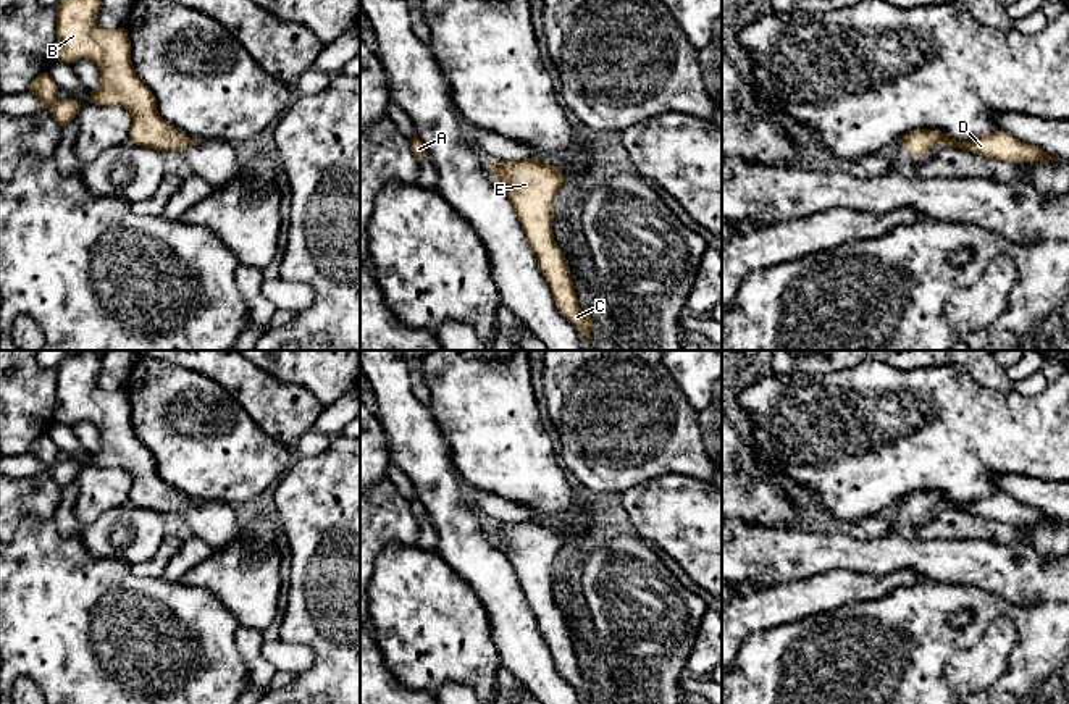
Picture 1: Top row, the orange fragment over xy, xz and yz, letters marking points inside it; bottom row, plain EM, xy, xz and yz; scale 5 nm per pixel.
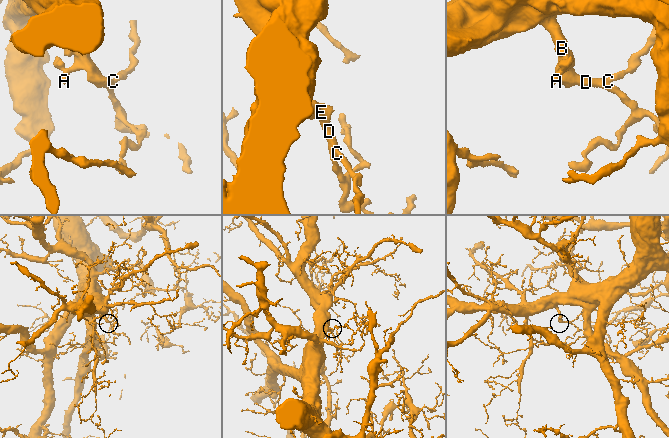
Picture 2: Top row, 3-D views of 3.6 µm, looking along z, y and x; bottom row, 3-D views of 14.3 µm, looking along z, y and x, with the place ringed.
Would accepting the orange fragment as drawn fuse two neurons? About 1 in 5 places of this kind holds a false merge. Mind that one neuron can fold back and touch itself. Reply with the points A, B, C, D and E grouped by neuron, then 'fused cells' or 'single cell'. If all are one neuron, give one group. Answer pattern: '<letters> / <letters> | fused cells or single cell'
A B C D E | single cell

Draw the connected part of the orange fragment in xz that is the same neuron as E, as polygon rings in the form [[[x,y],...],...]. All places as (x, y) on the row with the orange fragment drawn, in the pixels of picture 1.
[[[536,157],[515,161],[494,160],[493,174],[514,205],[539,270],[552,291],[555,307],[576,331],[588,336],[591,344],[593,320],[578,305],[568,262],[552,234],[552,200],[568,182],[562,178],[562,166],[552,170]]]

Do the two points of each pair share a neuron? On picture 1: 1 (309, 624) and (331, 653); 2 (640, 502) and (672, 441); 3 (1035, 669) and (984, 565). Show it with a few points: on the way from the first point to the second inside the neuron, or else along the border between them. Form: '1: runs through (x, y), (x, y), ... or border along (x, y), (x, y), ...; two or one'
1: runs through (315, 630), (328, 646); one
2: border along (690, 475), (659, 473), (620, 493); two
3: border along (964, 583), (995, 593), (1013, 604), (1037, 604); two

